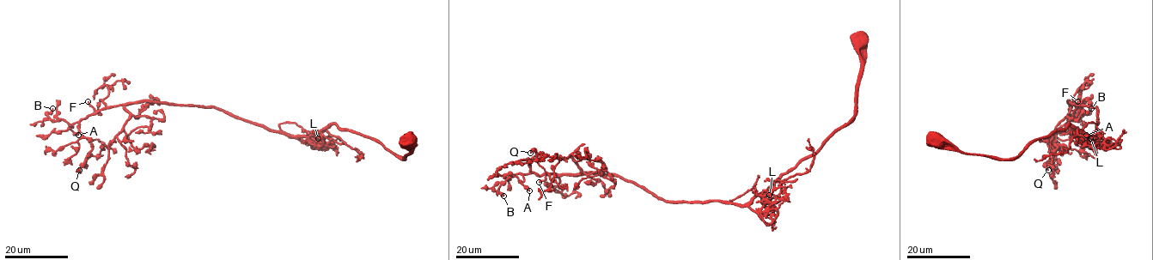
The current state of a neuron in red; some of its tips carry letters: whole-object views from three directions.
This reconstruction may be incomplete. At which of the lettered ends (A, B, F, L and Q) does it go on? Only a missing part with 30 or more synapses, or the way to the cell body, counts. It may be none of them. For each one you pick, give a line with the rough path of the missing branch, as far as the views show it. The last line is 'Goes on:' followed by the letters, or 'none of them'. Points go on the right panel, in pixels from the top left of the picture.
F: Course of what is missing: (1077, 101), (1078, 95), (1085, 89), (1095, 91), (1097, 87)
Goes on: F

